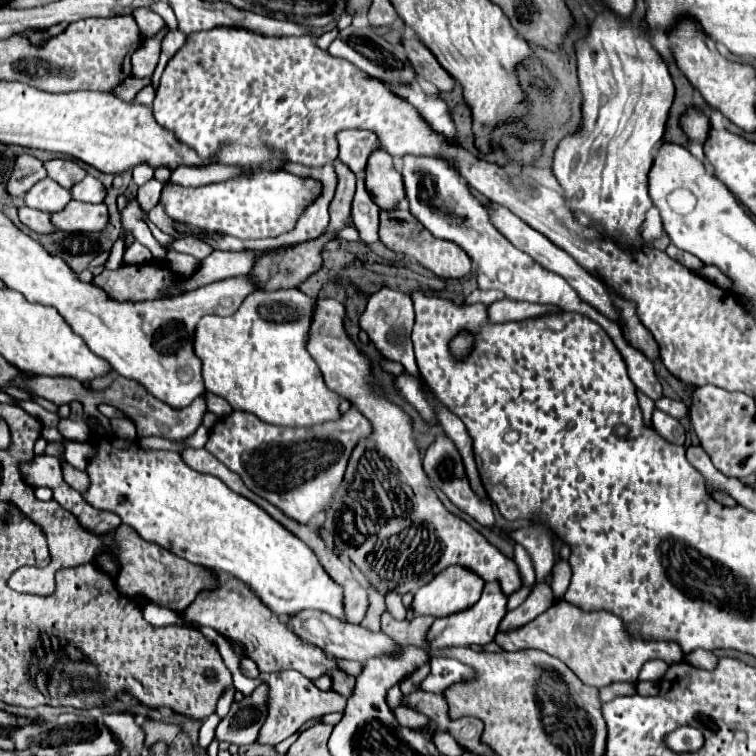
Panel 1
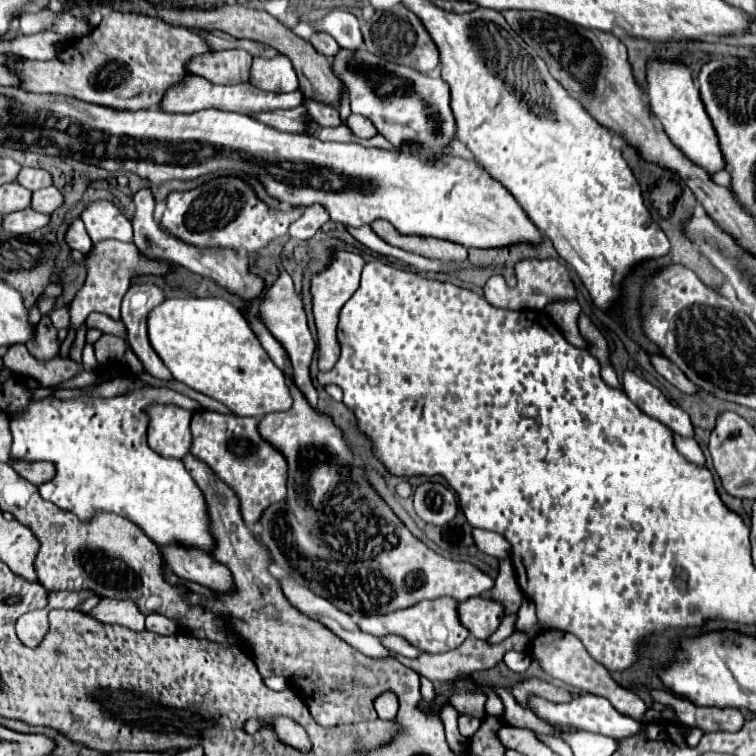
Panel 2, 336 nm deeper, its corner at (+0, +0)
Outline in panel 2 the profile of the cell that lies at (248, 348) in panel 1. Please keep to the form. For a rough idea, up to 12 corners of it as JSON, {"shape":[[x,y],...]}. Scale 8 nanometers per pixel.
{"shape":[[168,298],[148,340],[172,376],[236,416],[292,406],[240,310]]}

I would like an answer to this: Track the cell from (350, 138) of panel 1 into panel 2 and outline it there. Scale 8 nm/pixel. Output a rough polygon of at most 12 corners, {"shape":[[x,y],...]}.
{"shape":[[306,108],[250,114],[282,132],[306,132]]}

